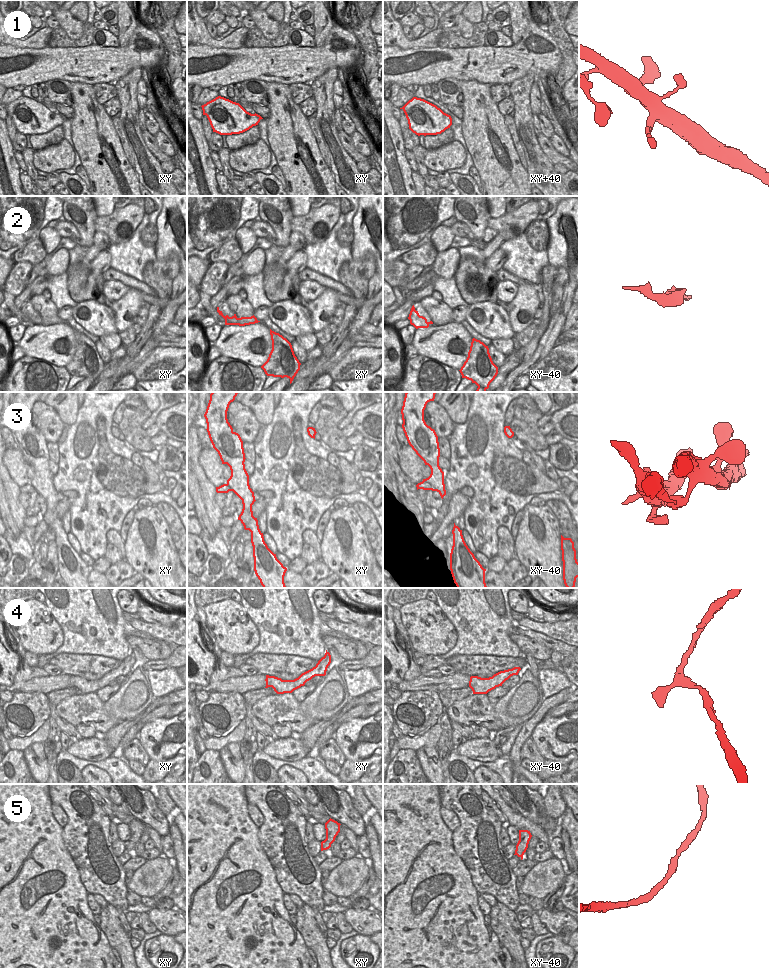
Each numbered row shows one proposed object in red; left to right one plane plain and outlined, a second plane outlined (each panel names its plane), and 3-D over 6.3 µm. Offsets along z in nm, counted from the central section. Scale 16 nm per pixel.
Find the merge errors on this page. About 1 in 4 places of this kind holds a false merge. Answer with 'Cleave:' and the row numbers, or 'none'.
Cleave: none

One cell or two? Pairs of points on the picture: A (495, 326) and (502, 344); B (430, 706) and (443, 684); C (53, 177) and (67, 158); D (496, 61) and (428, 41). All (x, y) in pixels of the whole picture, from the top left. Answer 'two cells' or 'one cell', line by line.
A: two cells
B: two cells
C: two cells
D: two cells

